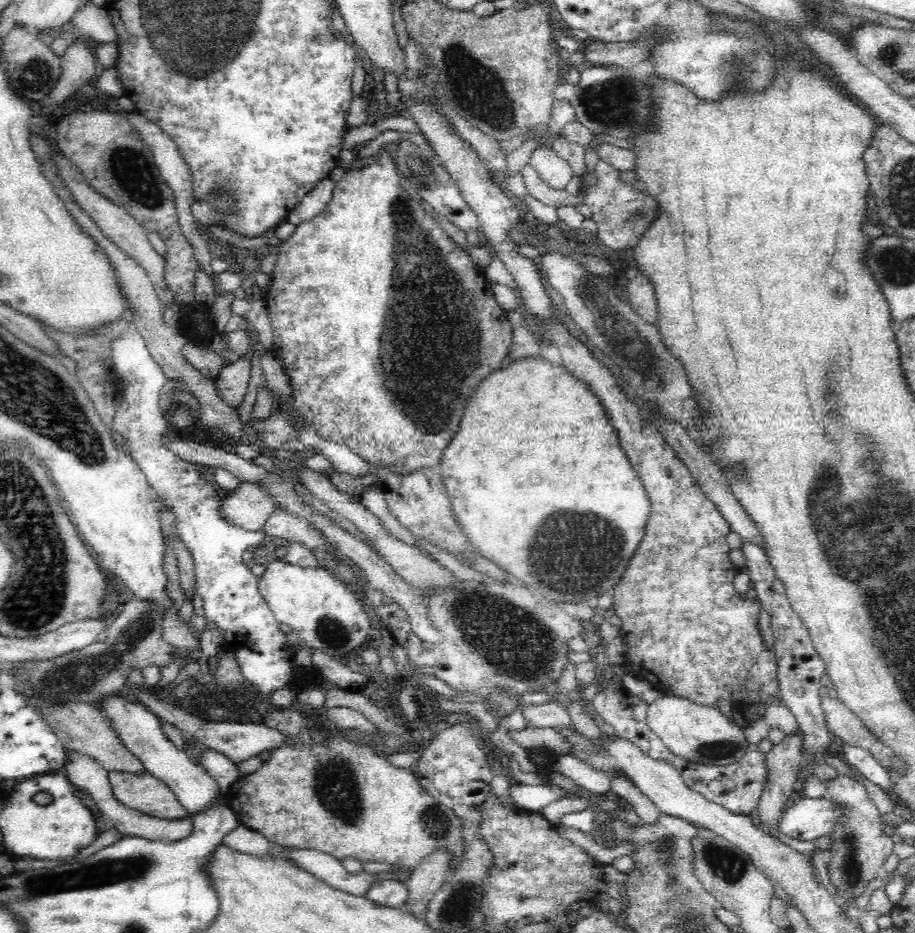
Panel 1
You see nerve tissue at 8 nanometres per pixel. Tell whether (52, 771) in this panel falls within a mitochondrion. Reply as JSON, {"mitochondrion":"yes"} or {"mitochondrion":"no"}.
{"mitochondrion":"no"}

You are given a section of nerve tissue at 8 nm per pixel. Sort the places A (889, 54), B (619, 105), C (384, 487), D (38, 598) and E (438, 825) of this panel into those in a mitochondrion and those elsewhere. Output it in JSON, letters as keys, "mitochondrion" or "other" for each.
{"A":"mitochondrion","B":"mitochondrion","C":"other","D":"mitochondrion","E":"mitochondrion"}

